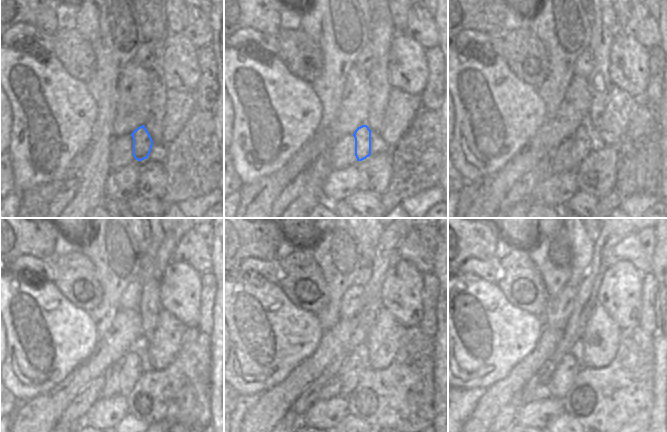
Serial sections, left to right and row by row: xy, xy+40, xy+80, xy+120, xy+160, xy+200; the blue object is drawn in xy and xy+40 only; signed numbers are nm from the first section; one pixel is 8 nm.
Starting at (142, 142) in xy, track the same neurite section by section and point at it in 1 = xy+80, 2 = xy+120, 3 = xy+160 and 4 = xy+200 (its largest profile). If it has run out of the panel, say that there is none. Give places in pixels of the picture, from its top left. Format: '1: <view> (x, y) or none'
1: xy+80 (581, 142)
2: xy+120 (130, 370)
3: xy+160 (351, 368)
4: xy+200 (569, 366)

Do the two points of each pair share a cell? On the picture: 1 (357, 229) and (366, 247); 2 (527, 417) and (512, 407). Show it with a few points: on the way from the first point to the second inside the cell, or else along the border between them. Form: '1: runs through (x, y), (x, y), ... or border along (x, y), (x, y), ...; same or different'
1: runs through (360, 233), (365, 243); same
2: border along (521, 405), (517, 412), (516, 421); different

